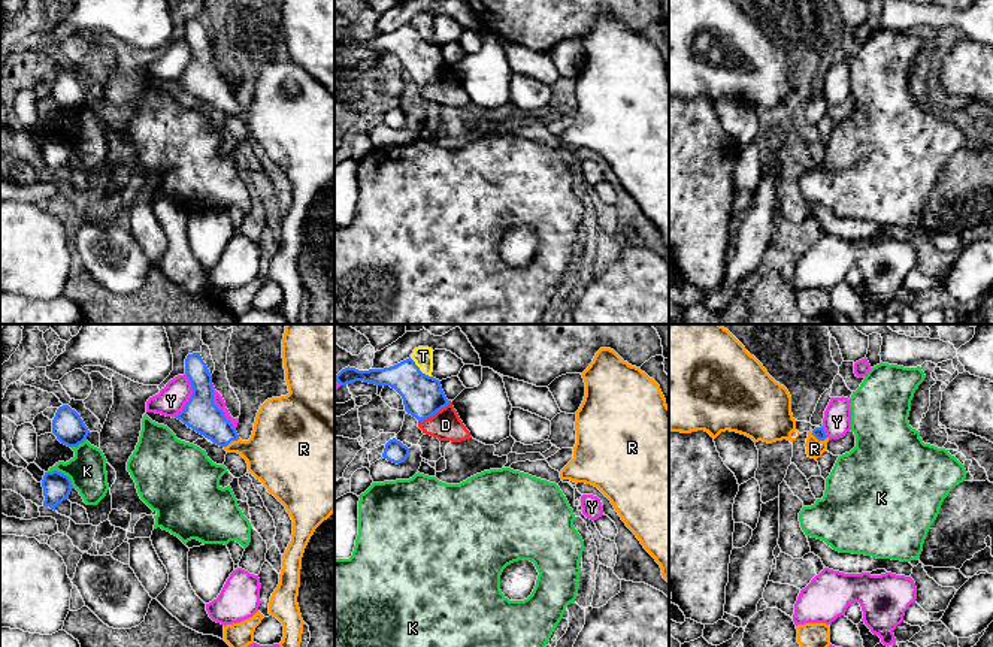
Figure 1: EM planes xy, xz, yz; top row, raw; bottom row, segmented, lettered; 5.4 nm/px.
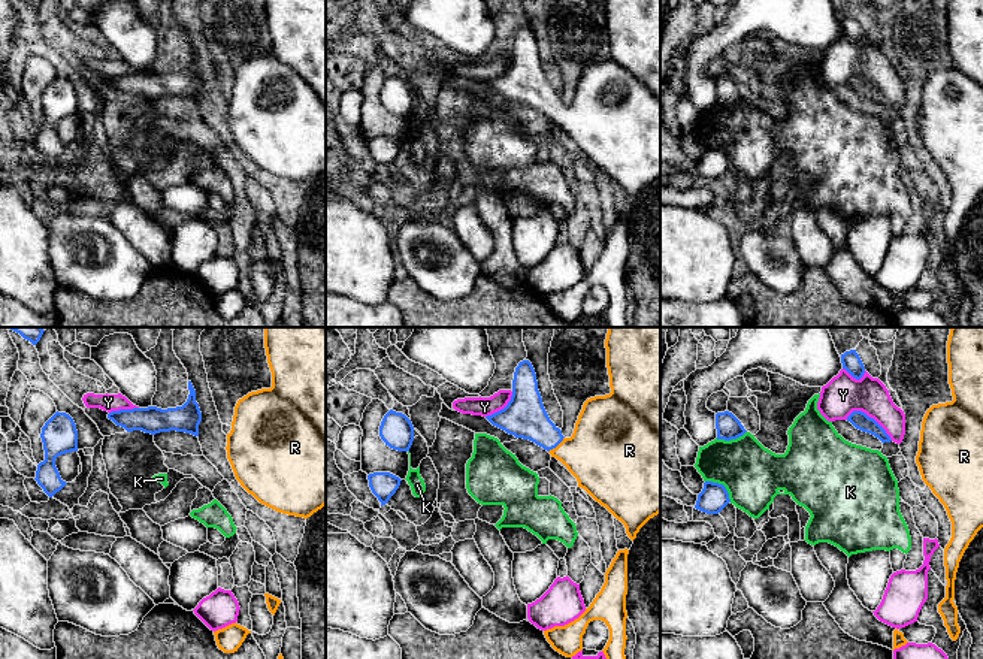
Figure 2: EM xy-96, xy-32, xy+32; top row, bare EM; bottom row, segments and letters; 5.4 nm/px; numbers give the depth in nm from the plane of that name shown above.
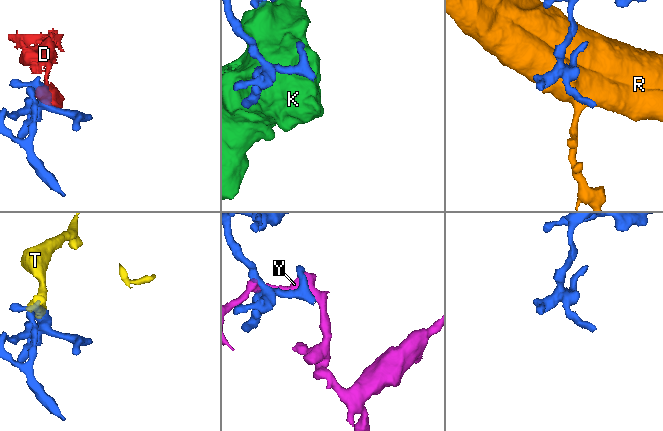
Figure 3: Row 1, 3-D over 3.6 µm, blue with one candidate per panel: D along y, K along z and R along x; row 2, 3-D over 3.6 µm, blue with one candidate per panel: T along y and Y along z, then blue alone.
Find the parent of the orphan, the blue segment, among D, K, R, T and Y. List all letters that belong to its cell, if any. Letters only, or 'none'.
R

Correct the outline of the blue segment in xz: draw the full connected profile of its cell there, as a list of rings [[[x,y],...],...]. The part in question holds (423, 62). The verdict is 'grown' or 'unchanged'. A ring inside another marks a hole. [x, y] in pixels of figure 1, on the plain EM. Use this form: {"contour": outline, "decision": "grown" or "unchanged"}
{"contour": [[[411,22],[384,34],[358,36],[348,31],[334,45],[340,51],[355,46],[390,51],[402,61],[405,76],[418,87],[433,82],[449,69],[441,46],[423,39]]], "decision": "unchanged"}

